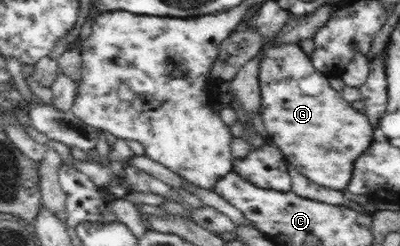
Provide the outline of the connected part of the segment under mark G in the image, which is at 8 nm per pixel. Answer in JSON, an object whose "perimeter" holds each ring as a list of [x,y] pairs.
{"perimeter":[[[300,44],[267,45],[263,60],[259,63],[258,75],[261,94],[261,118],[270,140],[284,154],[288,165],[295,168],[311,182],[329,190],[345,191],[353,177],[354,164],[369,148],[374,126],[365,113],[351,108],[340,92],[333,90],[327,76],[318,71],[310,57],[301,50]]]}

